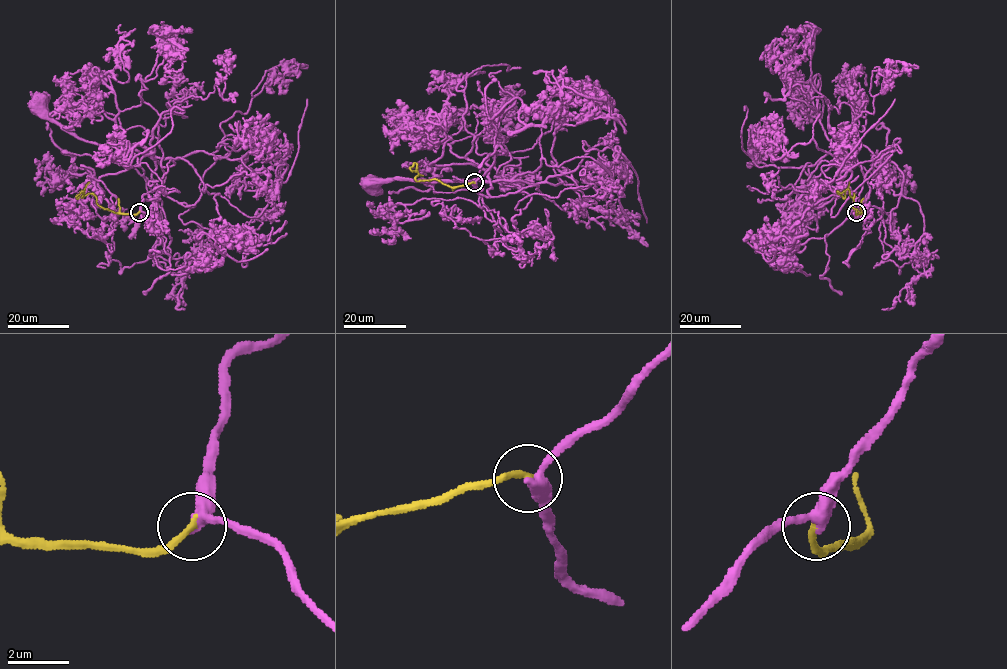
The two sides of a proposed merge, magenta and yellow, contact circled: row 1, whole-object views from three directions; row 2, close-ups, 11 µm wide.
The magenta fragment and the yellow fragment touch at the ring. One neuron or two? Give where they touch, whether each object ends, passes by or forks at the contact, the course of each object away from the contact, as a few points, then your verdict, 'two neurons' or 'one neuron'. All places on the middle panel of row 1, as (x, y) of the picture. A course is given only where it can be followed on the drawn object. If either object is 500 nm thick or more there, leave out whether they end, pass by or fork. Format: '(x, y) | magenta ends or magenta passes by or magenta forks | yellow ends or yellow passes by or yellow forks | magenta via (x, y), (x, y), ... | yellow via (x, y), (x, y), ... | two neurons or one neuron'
(474, 182) | magenta passes by | yellow ends | magenta via (474, 183), (477, 192), (489, 197), (489, 183), (480, 179), (380, 179), (369, 187), (370, 183) | yellow via (474, 183), (451, 187), (434, 179), (417, 181), (415, 163), (411, 167) | one neuron

